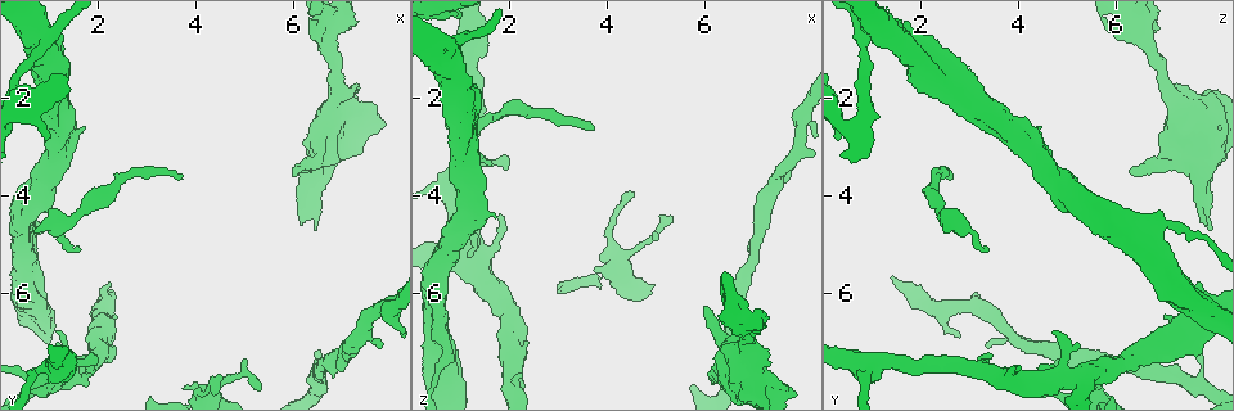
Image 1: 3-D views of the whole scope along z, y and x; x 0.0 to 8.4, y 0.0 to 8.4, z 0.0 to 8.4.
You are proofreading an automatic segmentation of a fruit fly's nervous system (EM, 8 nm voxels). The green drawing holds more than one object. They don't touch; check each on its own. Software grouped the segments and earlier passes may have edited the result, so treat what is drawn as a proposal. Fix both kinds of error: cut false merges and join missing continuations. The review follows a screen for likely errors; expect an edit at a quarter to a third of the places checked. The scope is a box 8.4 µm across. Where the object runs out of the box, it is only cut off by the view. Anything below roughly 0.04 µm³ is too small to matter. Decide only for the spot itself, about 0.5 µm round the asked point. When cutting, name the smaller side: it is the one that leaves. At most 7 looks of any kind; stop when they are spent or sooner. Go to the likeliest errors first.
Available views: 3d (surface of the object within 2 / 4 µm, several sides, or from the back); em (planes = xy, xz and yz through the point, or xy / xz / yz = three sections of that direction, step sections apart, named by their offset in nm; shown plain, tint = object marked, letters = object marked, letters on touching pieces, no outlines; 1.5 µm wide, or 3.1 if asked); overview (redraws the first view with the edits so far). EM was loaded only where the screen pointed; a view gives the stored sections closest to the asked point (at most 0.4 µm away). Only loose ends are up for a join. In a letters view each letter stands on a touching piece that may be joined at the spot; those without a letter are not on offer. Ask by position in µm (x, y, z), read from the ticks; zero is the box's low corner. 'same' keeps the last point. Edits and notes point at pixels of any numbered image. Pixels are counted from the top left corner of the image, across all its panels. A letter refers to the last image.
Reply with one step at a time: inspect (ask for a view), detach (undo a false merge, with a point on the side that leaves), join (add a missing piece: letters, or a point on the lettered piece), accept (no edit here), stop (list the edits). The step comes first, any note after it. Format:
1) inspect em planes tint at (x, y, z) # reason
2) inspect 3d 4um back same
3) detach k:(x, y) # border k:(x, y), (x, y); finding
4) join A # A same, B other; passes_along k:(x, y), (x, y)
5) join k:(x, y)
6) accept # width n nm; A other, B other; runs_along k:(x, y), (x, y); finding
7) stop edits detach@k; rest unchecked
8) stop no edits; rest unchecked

inspect em yz step 8 letters at (0.90, 0.70, 1.00) # sharp bend

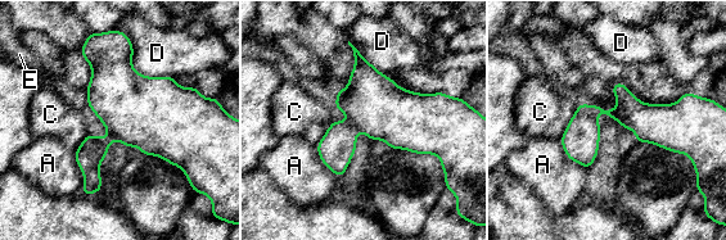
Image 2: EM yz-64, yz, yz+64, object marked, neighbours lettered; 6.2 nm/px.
detach 2:(336, 150) # A other, C other, D other, E other; border 2:(347, 120), (356, 130); a second neuron is stuck on

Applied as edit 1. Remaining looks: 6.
inspect em planes letters at (1.90, 7.20, 3.50) # tapers out

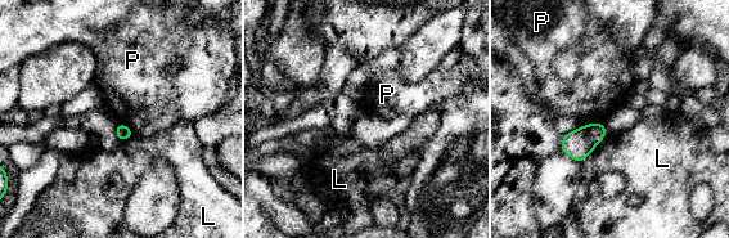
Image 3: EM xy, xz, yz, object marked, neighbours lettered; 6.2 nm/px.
accept # L other, P other; border 3:(603, 122), (584, 125); no lettered piece goes on from it

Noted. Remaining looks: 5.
inspect 3d 4um at (1.00, 7.55, 0.95) # three-way junction

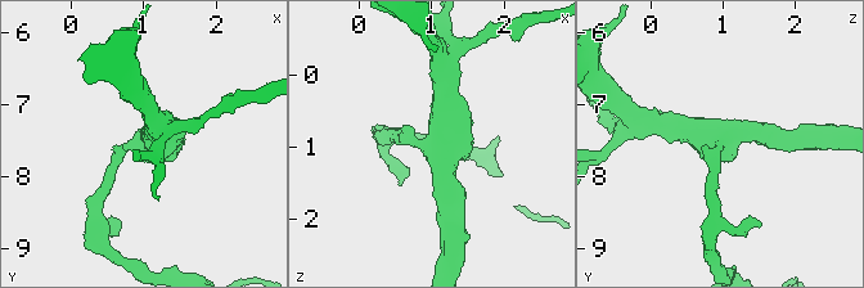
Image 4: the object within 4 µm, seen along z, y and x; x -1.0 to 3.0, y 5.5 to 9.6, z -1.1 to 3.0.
inspect em planes letters at (0.95, 7.50, 1.00) # arms 3; arm_widths 160, 300, 320 nm

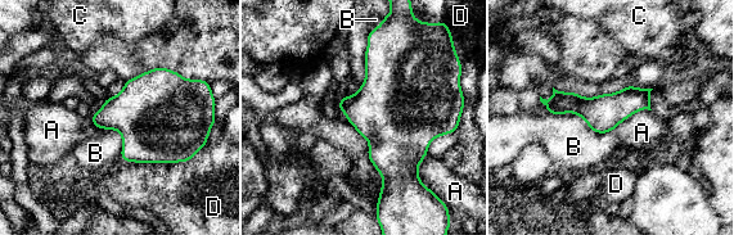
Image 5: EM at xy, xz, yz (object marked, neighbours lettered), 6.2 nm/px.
accept # width 240 nm; A other, B other, C other, D other; one neuron here

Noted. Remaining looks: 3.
stop edits detach@2; rest unchecked

